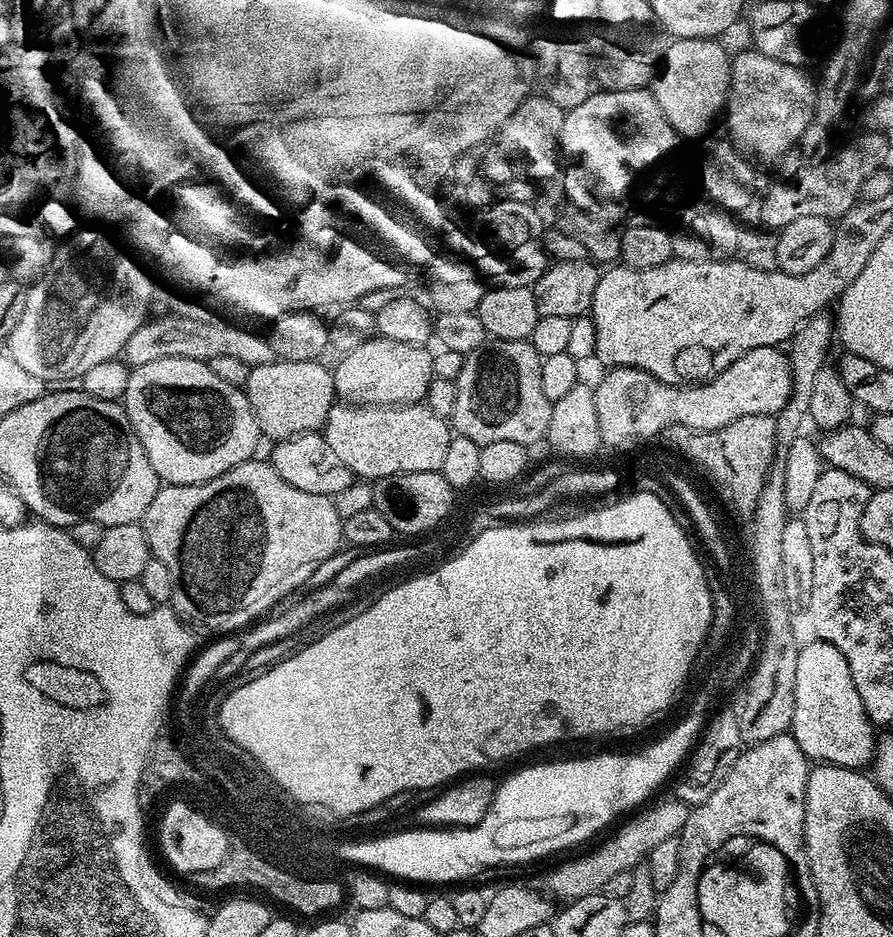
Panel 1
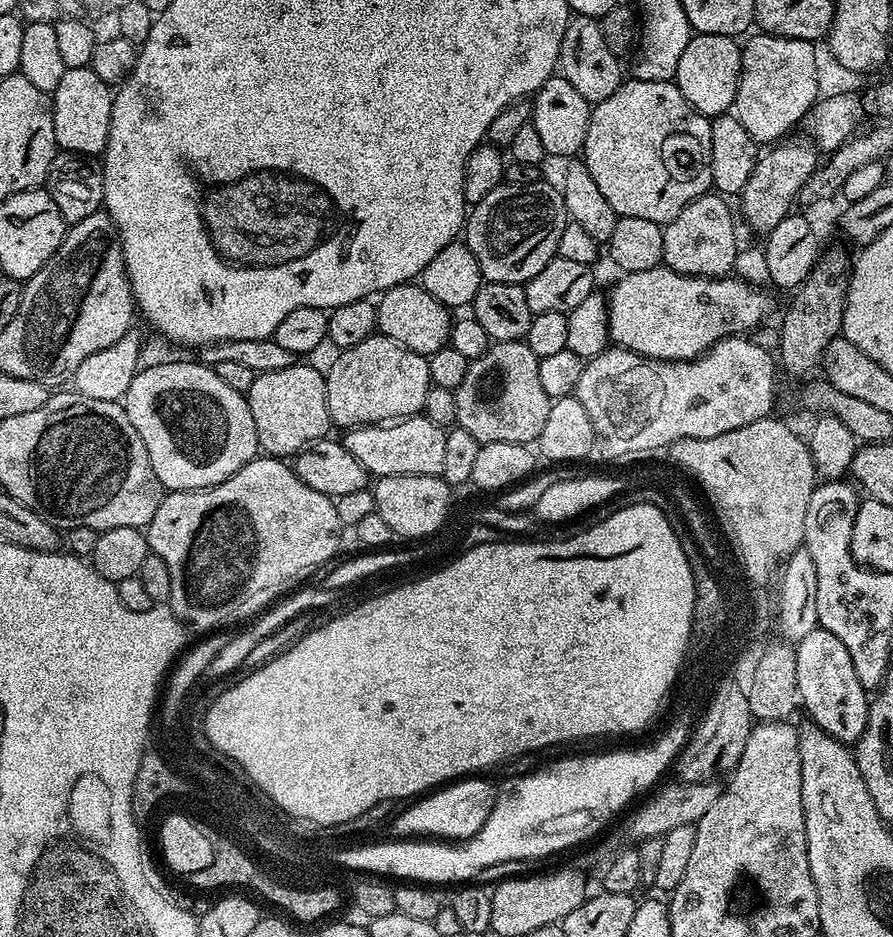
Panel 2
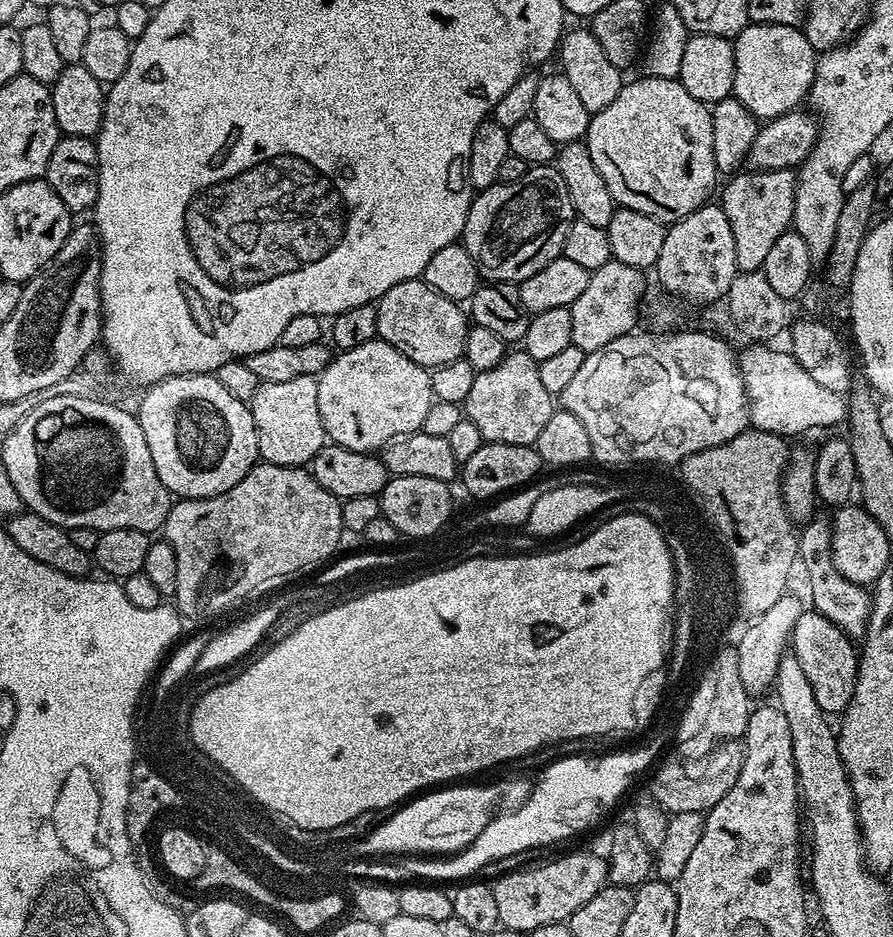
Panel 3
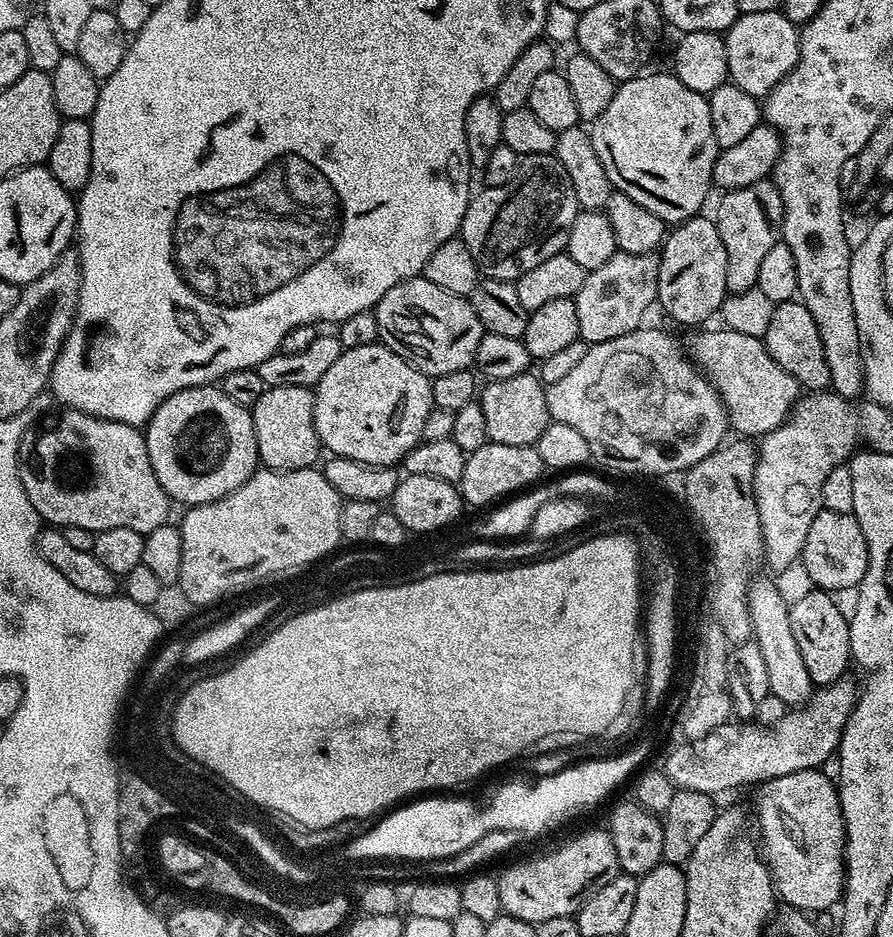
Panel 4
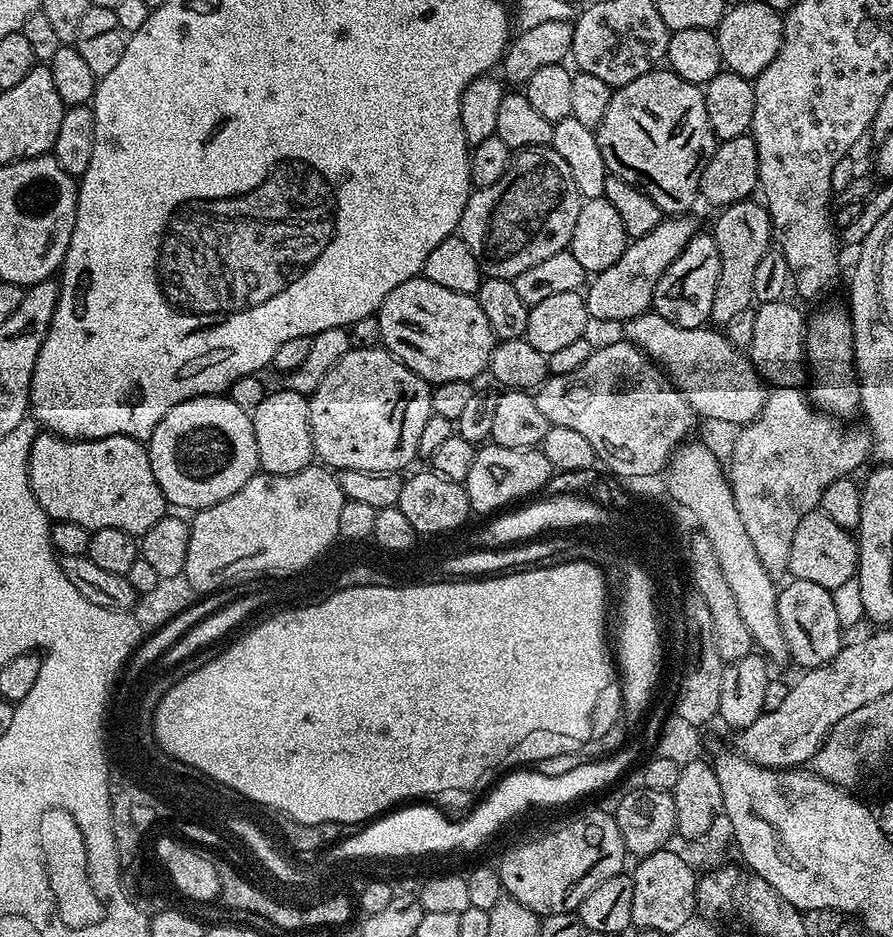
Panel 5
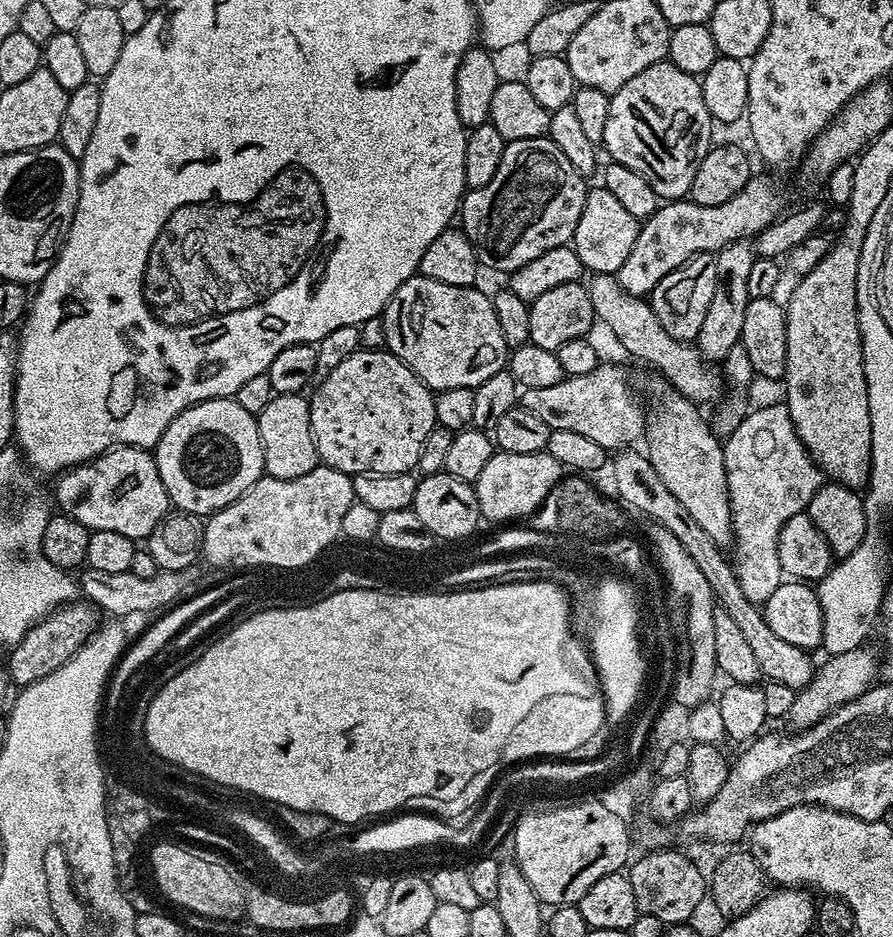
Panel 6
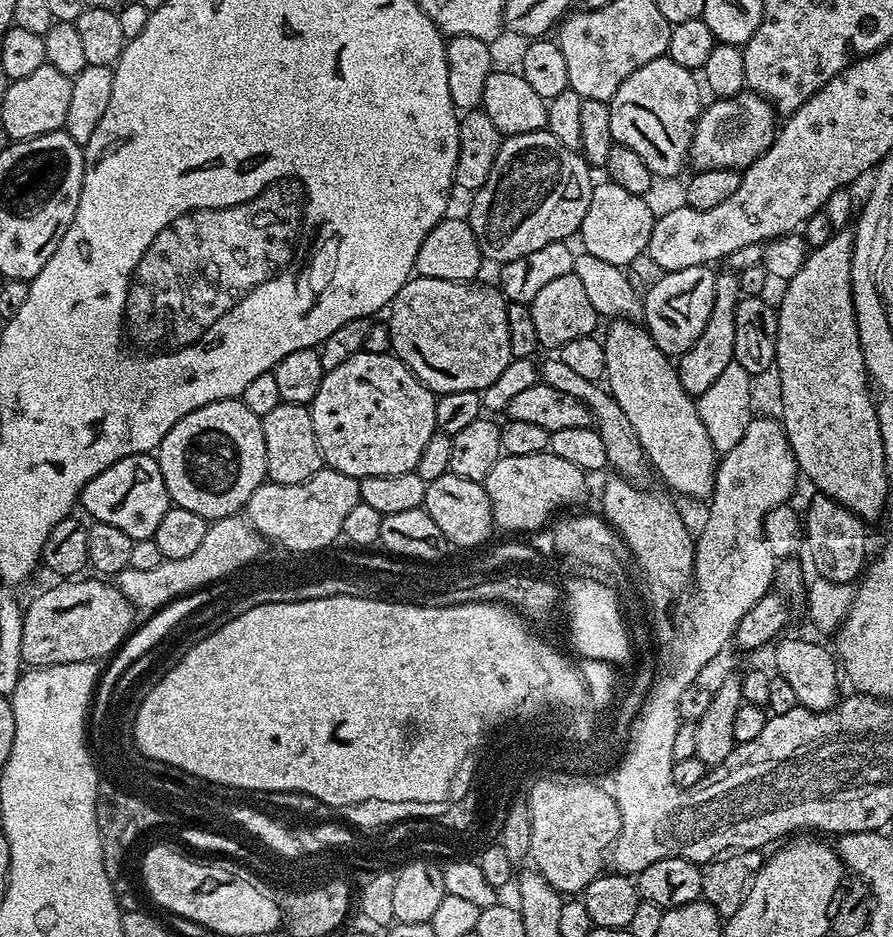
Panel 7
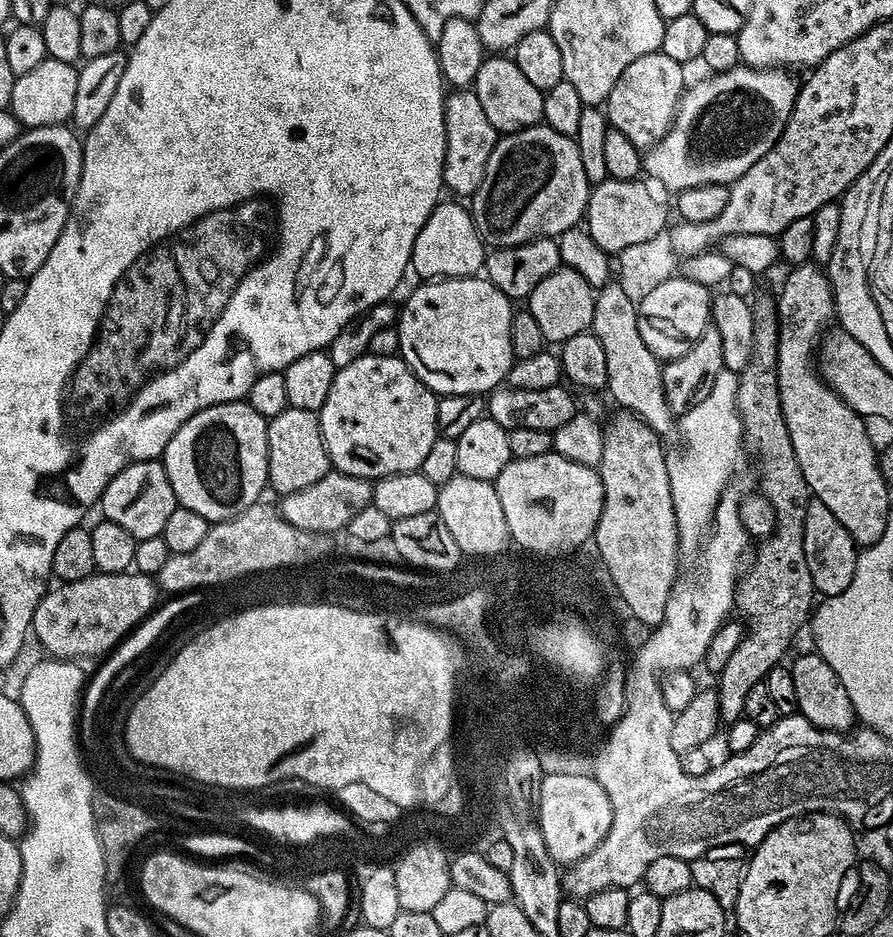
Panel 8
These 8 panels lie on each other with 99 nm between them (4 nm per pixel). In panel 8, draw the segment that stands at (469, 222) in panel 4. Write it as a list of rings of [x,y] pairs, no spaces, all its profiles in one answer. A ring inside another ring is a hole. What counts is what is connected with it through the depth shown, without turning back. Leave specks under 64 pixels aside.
[[[547,126],[523,128],[521,132],[499,137],[490,154],[481,188],[471,197],[470,211],[485,245],[493,249],[513,248],[531,240],[558,238],[566,230],[577,227],[588,211],[589,191],[586,170],[582,170],[582,154],[578,154],[573,137],[558,134]]]

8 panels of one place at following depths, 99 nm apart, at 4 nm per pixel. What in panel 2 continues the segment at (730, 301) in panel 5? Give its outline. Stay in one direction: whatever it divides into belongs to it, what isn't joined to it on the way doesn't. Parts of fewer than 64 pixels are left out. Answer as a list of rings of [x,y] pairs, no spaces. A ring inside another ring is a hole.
[[[780,142],[775,146],[769,147],[768,152],[757,159],[754,166],[754,174],[746,178],[746,186],[738,193],[740,200],[740,212],[744,215],[744,220],[756,232],[767,234],[778,226],[778,222],[790,215],[792,207],[797,207],[802,186],[816,173],[818,167],[818,152],[811,143],[788,144]]]

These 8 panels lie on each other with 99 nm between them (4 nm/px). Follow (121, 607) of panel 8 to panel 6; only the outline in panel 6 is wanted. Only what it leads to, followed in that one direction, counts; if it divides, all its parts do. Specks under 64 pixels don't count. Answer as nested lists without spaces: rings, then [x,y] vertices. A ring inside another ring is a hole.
[[[69,602],[53,608],[44,619],[39,620],[11,649],[6,671],[18,685],[33,684],[46,674],[54,674],[58,666],[66,663],[83,644],[93,636],[97,627],[98,608],[91,602]]]

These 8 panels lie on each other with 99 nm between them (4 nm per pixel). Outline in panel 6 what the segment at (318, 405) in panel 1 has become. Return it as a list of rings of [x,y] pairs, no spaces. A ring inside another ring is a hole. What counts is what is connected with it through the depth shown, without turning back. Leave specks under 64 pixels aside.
[[[294,392],[273,395],[256,421],[262,438],[262,458],[267,475],[283,480],[302,478],[302,474],[310,474],[310,470],[321,463],[314,446],[314,434],[310,430],[310,403],[303,395]]]

